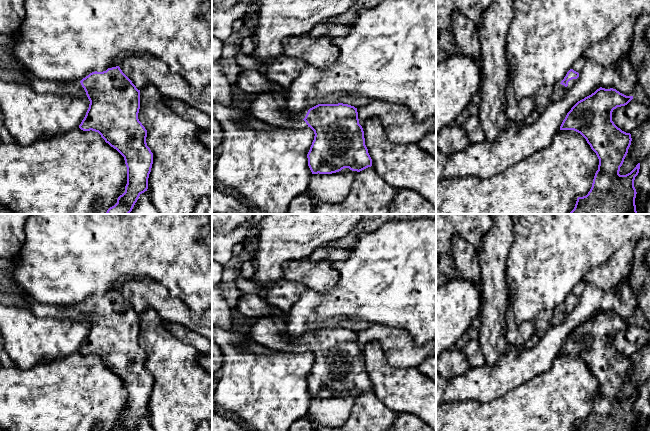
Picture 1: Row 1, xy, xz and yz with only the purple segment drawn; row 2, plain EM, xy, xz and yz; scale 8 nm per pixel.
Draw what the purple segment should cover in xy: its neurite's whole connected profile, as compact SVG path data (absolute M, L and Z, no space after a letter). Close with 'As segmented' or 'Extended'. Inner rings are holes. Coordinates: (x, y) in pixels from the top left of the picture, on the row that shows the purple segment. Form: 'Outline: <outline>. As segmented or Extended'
Outline: M119 66L92 72L80 82L42 80L24 70L27 84L36 93L79 97L84 89L90 101L79 128L98 132L125 160L125 192L105 214L129 214L139 196L148 189L153 153L147 146L147 130L138 119L140 90Z. Extended

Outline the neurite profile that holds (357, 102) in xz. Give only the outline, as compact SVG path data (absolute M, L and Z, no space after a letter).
M327 95L326 97L323 97L319 99L319 102L321 104L348 104L351 106L354 106L355 108L360 108L364 105L370 104L375 99L367 98L367 97L347 97L347 96L341 96L341 95Z

